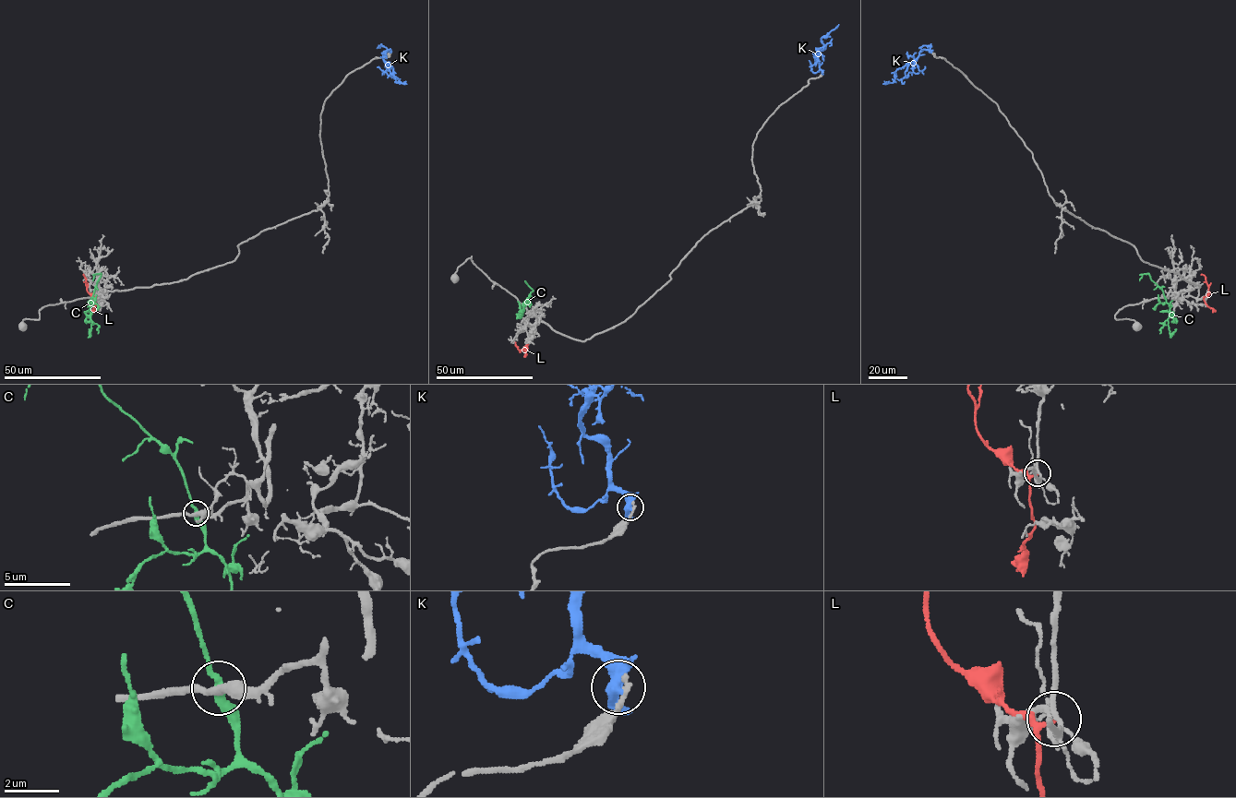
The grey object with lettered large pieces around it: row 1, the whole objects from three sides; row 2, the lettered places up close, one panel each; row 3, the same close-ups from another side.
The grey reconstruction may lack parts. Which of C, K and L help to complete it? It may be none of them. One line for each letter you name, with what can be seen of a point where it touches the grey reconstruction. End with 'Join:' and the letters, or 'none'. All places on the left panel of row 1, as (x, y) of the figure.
Join: none

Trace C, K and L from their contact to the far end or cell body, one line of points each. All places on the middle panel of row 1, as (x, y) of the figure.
C: (524, 305), (522, 316)
K: (822, 72), (815, 61), (823, 45), (821, 39), (839, 24)
L: (528, 344), (519, 350), (516, 342)

